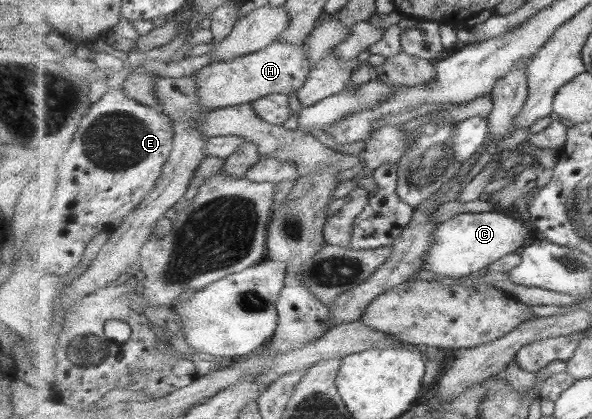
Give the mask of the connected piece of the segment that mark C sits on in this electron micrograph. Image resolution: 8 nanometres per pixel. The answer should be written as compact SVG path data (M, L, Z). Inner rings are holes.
M492 210L482 213L462 213L436 227L432 237L432 249L426 253L423 270L440 276L472 278L476 272L484 271L494 262L508 254L522 252L539 236L519 216Z

